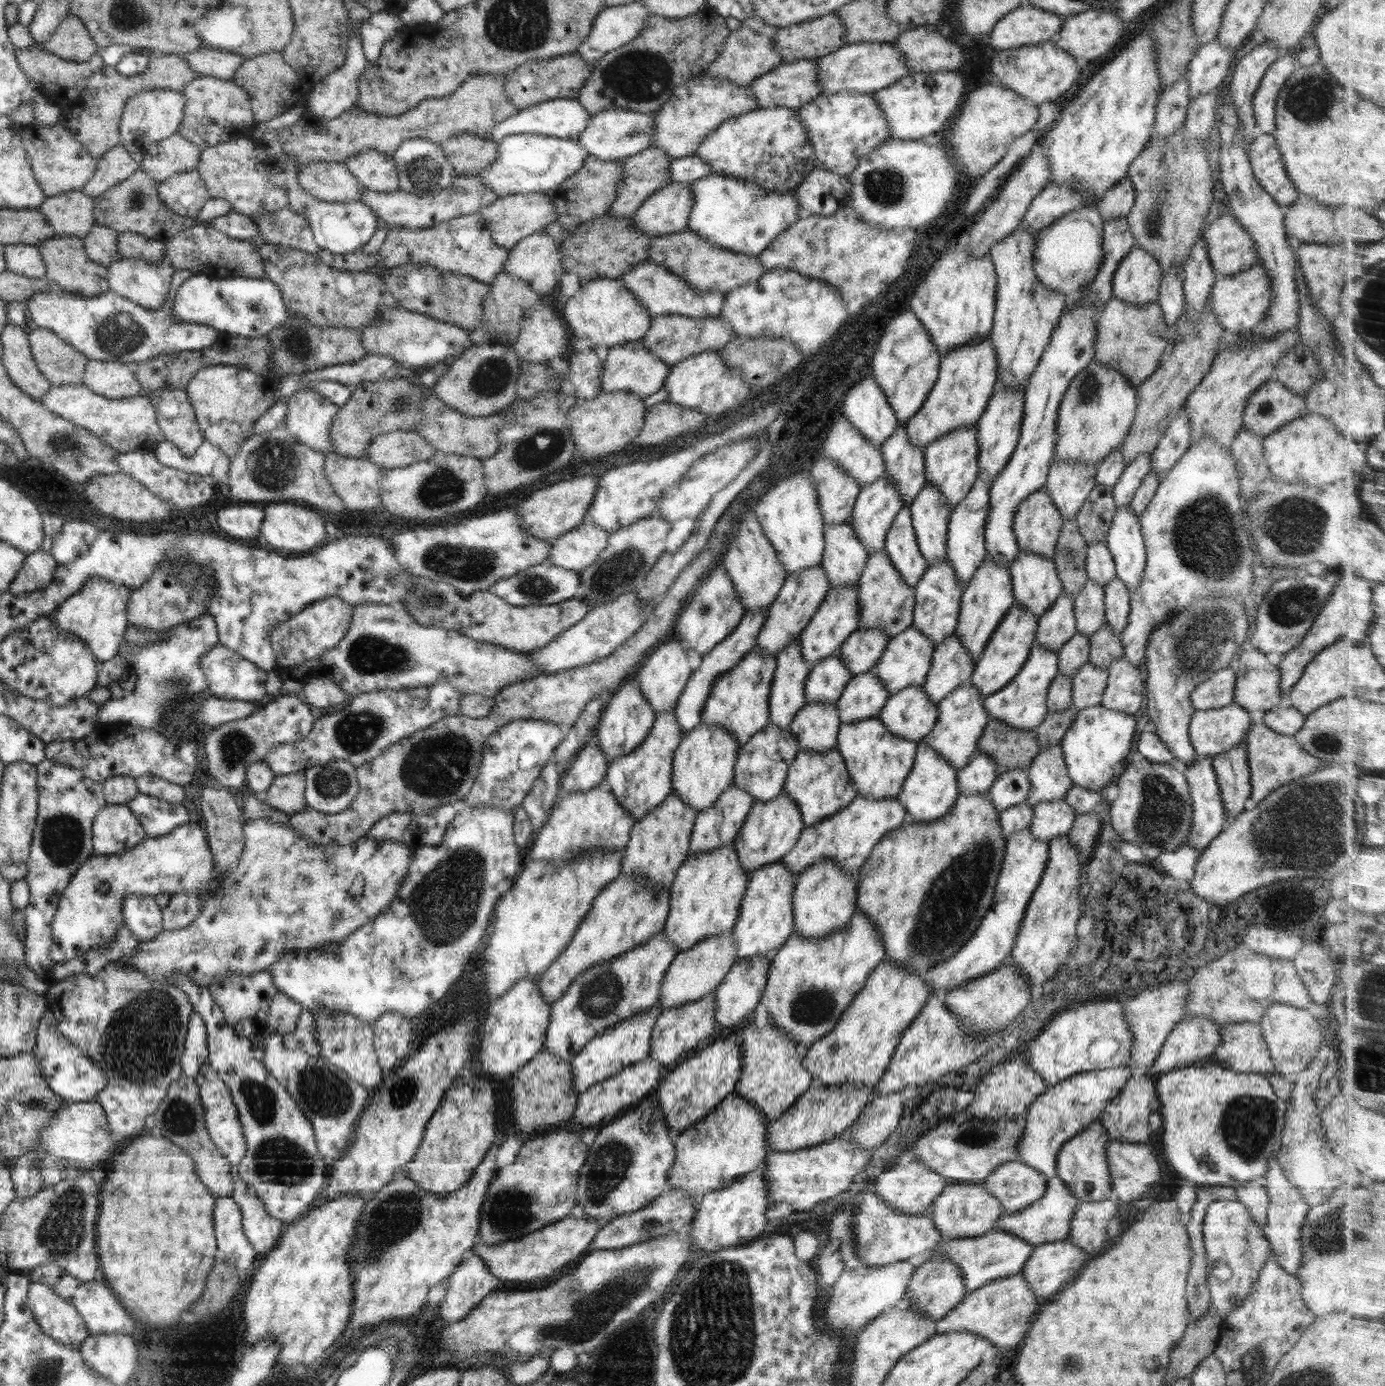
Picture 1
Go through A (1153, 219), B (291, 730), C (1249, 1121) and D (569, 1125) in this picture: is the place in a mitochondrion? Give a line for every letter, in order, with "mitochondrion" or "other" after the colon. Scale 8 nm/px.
A: mitochondrion
B: other
C: mitochondrion
D: other

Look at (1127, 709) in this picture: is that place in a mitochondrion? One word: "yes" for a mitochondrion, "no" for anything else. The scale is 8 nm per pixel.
no

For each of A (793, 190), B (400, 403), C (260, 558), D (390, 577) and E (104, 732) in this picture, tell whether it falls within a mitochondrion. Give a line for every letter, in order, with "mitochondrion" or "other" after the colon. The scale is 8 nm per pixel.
A: other
B: mitochondrion
C: other
D: mitochondrion
E: other

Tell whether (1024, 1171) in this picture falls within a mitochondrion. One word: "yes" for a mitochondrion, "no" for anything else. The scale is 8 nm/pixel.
no

